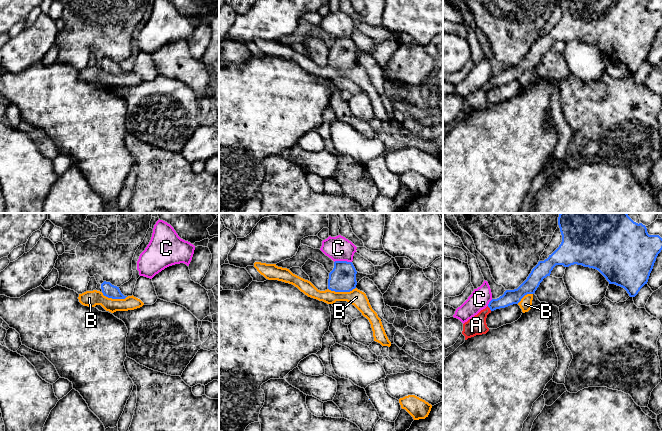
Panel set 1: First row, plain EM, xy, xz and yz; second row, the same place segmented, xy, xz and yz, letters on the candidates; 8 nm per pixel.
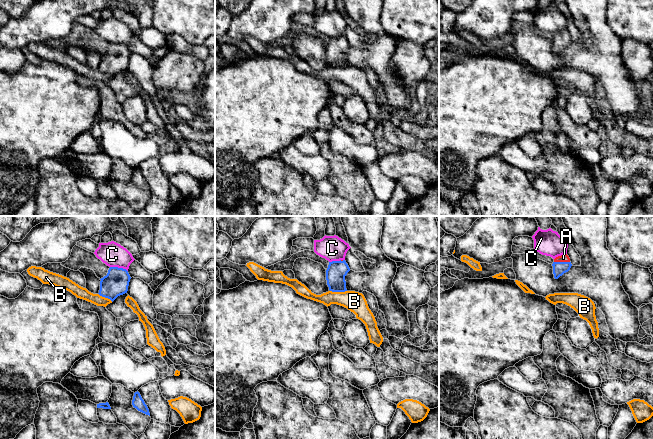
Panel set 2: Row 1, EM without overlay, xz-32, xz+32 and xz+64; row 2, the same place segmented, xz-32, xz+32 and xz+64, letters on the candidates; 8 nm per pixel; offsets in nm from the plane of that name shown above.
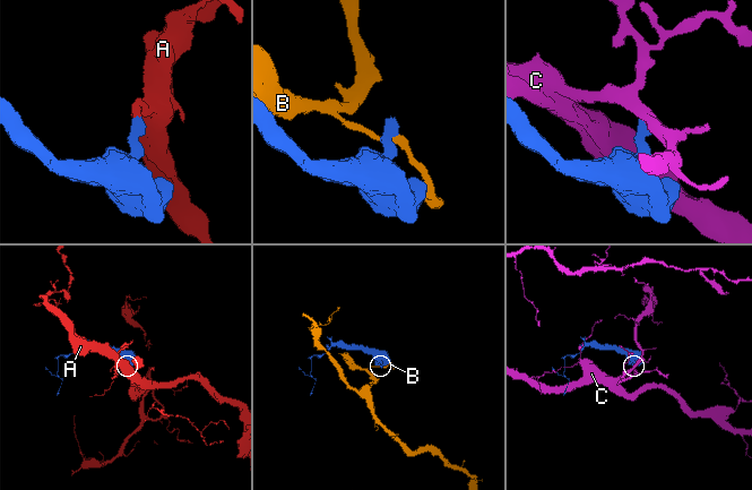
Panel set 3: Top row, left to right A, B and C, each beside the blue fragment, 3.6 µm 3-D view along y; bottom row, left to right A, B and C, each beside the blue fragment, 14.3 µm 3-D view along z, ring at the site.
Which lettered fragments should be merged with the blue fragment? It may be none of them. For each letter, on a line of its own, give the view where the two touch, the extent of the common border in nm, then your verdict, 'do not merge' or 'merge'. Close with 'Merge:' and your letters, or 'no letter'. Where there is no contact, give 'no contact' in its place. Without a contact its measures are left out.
A: contact in yz; length 50 nm; merge
B: contact in xz; length 220 nm; do not merge
C: contact in xz; length 140 nm; do not merge
Merge: A

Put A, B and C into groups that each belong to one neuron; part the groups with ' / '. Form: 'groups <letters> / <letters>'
groups A / B / C

